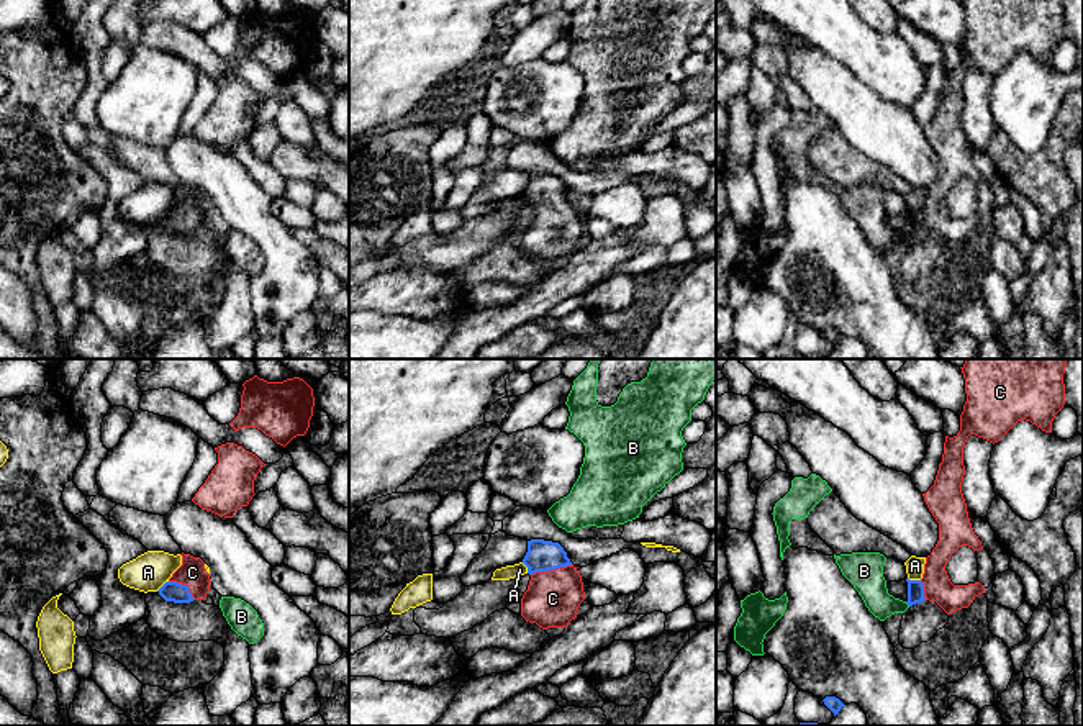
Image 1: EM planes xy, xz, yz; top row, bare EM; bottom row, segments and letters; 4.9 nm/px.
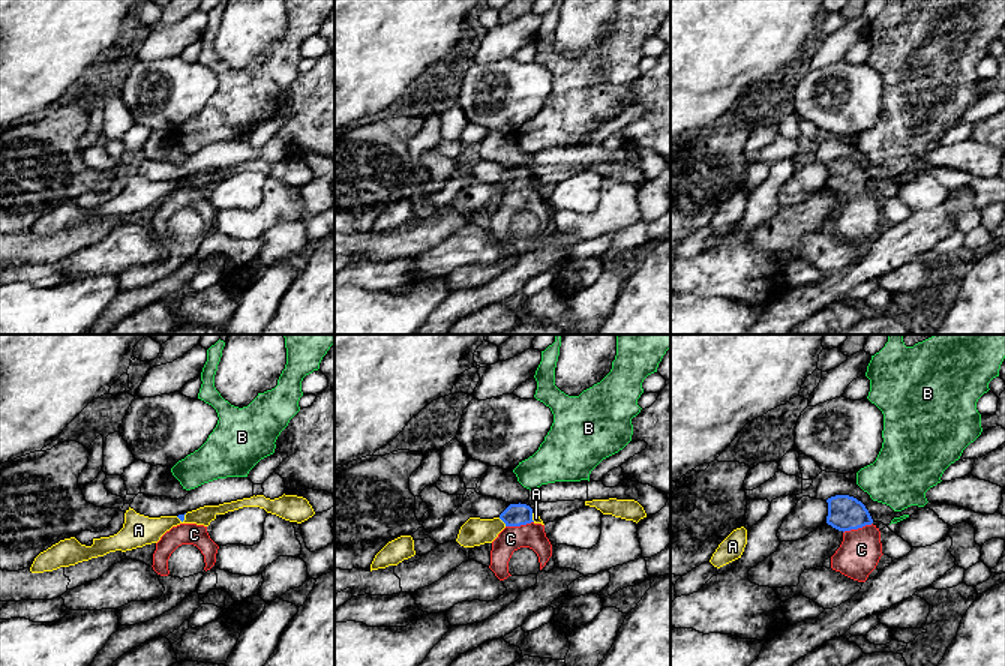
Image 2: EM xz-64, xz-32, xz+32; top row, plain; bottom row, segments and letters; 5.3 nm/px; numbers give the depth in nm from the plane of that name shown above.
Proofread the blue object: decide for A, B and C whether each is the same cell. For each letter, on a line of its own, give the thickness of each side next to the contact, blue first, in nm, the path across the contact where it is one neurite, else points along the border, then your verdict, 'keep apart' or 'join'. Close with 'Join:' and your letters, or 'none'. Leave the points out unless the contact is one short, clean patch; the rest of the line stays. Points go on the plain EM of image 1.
A: 80 nm thick on the blue side, 100 nm on the other; border along yz (908, 210), (919, 213); keep apart
B: 80 nm thick on the blue side, 160 nm on the other; border along yz (905, 235), (910, 238); keep apart
C: 160 nm thick on the blue side, 260 nm on the other; runs through xz (543, 189), (551, 202), (552, 231); join
Join: C

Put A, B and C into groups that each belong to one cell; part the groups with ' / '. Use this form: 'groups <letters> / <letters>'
groups A / B / C

